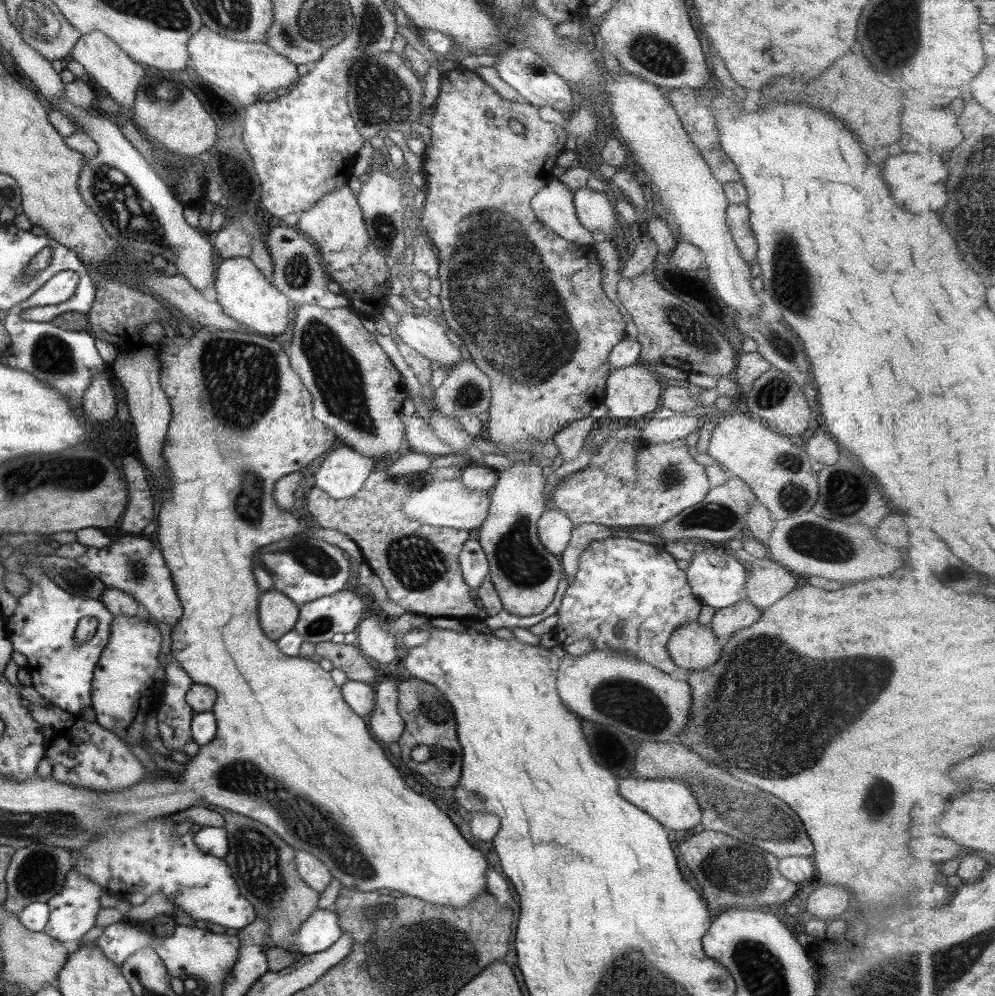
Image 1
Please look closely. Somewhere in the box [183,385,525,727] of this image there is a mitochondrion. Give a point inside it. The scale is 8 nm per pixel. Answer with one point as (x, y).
(416, 565)

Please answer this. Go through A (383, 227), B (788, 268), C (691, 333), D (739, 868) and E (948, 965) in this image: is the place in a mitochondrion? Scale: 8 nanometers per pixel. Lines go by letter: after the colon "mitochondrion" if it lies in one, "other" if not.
A: mitochondrion
B: mitochondrion
C: mitochondrion
D: mitochondrion
E: mitochondrion

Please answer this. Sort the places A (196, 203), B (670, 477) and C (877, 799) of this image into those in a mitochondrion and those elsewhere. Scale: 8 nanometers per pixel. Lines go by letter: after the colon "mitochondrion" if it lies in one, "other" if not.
A: other
B: mitochondrion
C: mitochondrion

